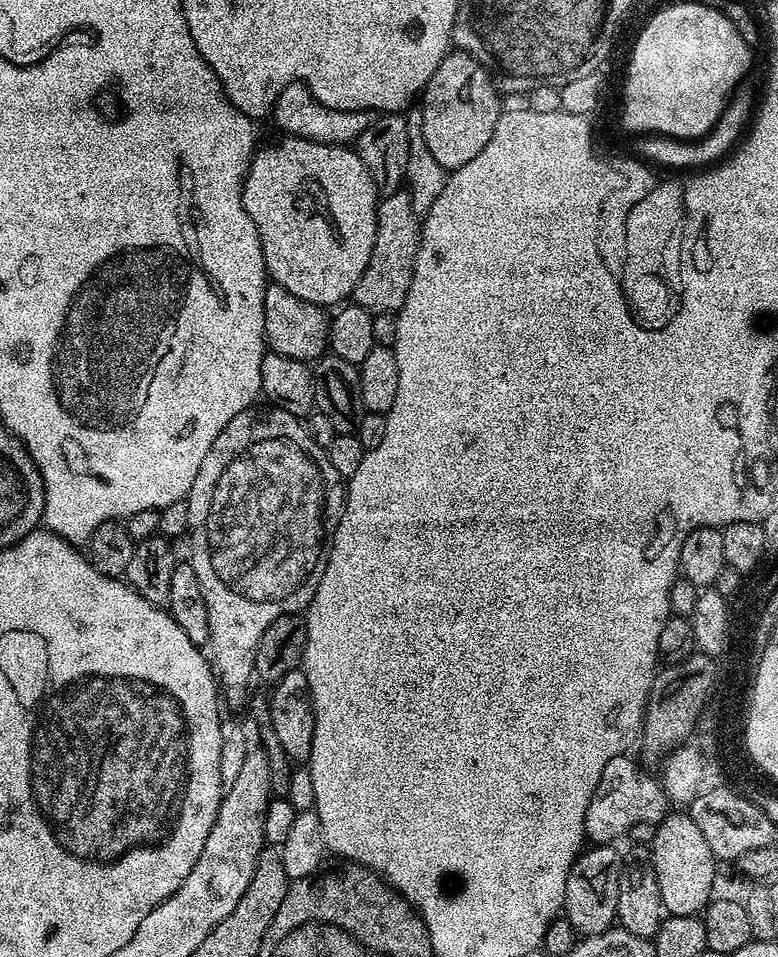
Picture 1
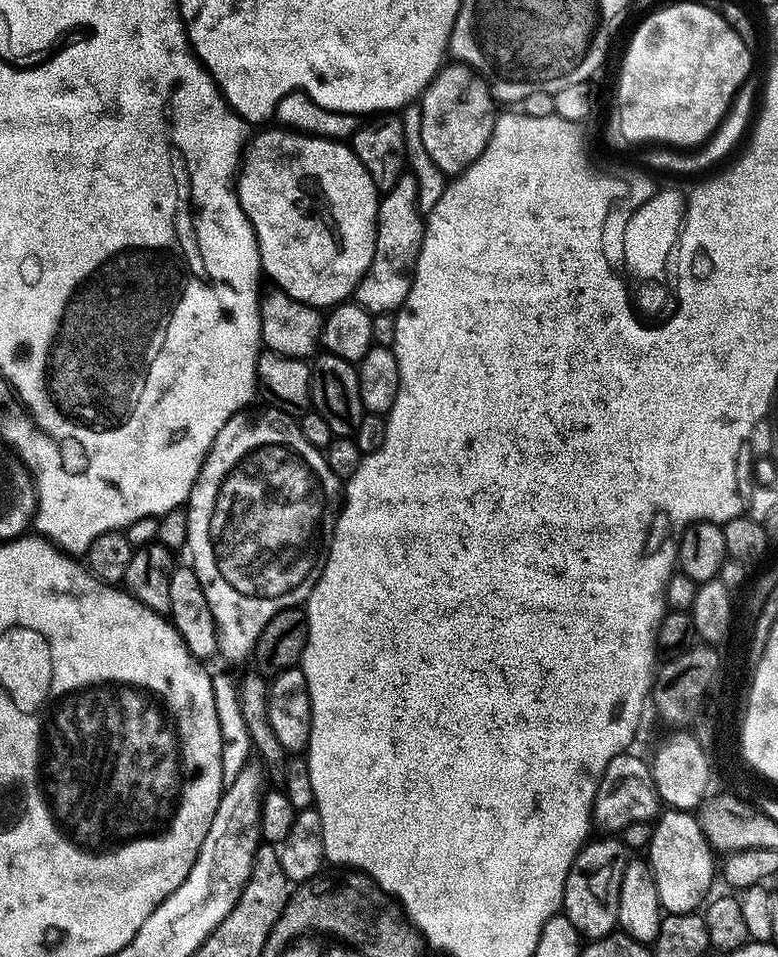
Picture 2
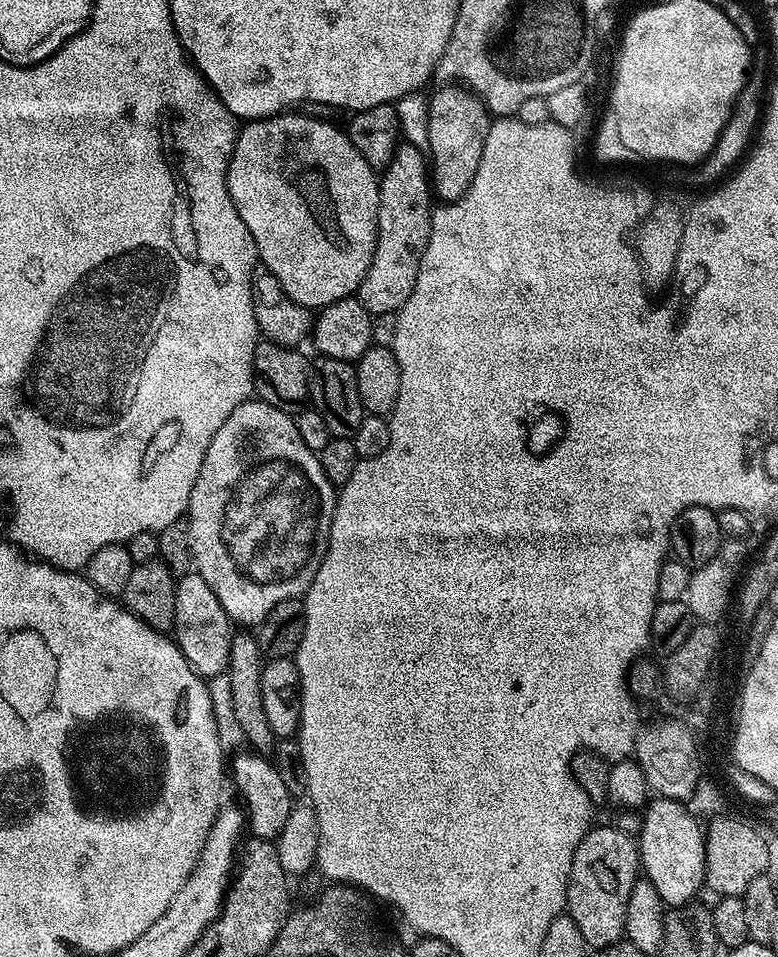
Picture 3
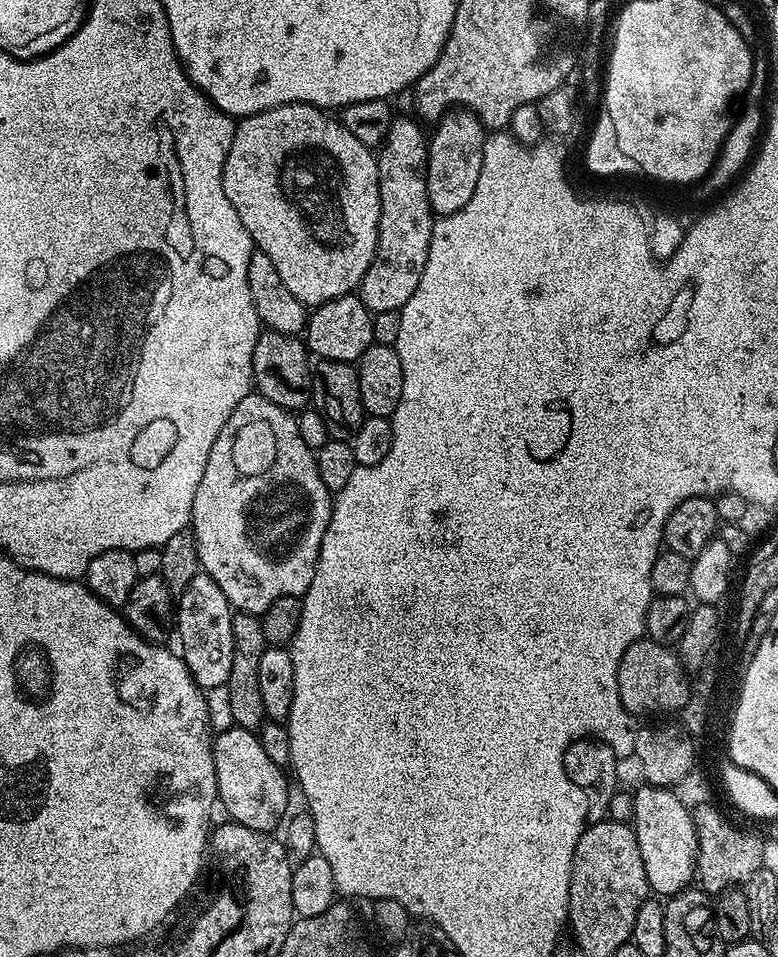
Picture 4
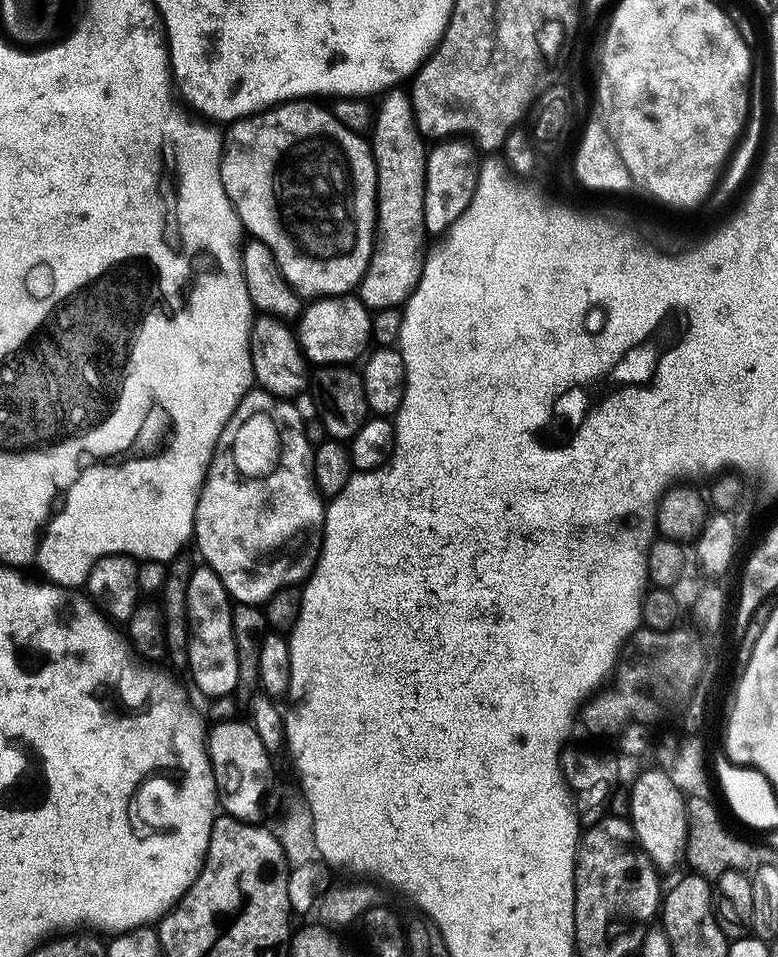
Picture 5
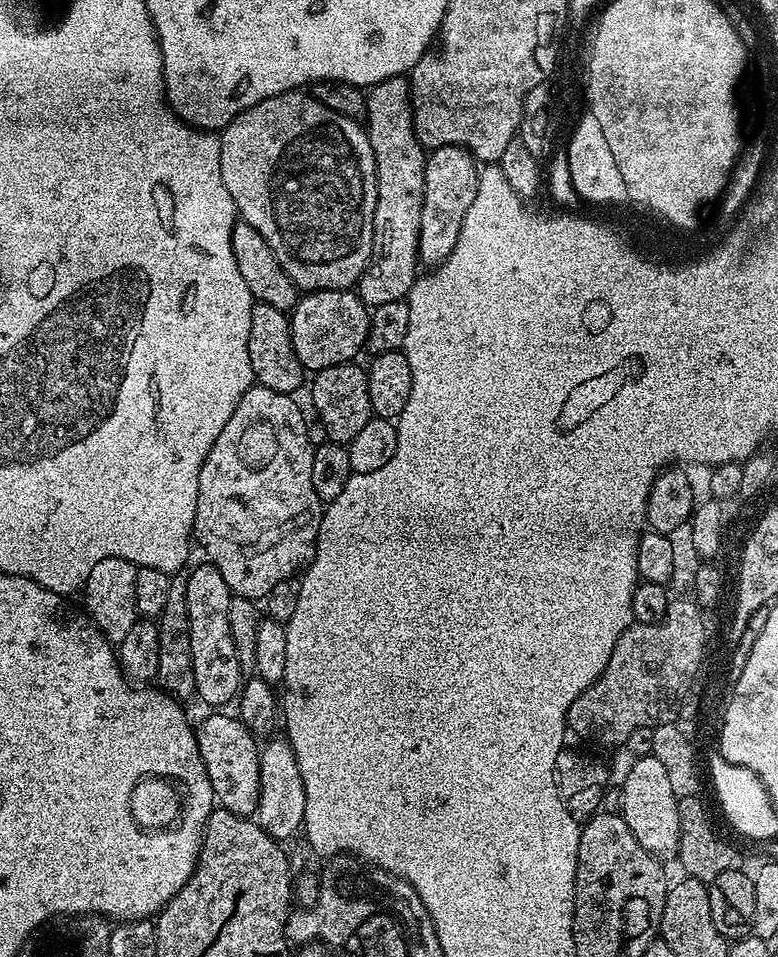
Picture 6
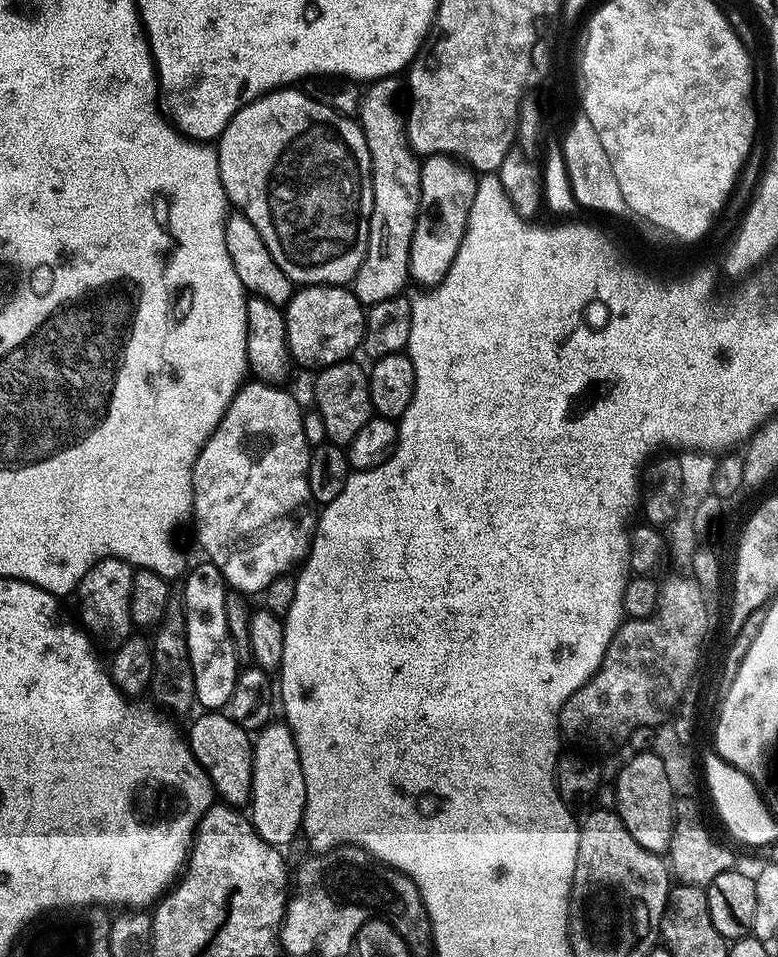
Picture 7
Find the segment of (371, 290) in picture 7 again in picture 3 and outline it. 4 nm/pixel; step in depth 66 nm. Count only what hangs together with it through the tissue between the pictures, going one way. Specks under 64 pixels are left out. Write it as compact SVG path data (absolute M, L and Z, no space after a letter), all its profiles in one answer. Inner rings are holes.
M397 143L394 158L390 158L390 162L382 170L382 175L379 177L376 249L374 250L374 258L370 262L370 270L366 270L366 278L362 278L360 289L355 294L355 299L359 300L371 316L397 313L406 302L406 298L410 298L410 294L414 290L414 282L418 282L420 260L426 254L426 246L432 233L434 192L430 187L430 164L421 149L420 153L414 145L404 143Z

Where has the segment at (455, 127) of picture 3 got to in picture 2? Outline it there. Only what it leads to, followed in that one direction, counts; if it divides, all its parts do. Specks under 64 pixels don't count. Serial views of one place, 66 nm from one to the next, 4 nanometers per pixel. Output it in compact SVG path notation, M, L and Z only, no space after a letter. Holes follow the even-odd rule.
M459 62L449 63L437 72L436 77L428 83L428 89L418 101L420 107L420 144L432 164L448 178L455 178L465 172L470 165L486 150L486 142L490 142L490 134L494 130L494 122L498 115L497 101L493 100L488 89L488 81L483 76Z

